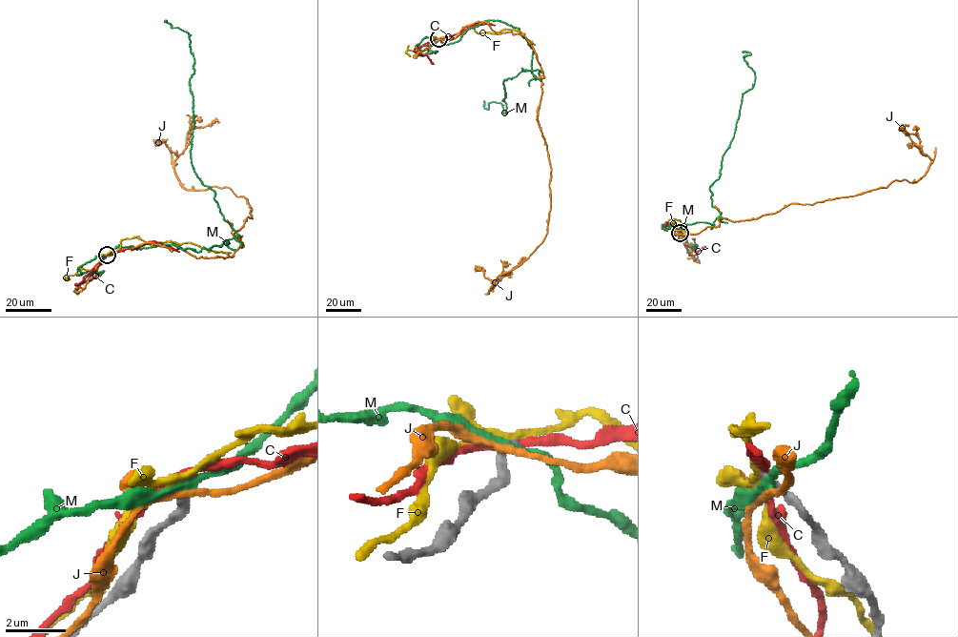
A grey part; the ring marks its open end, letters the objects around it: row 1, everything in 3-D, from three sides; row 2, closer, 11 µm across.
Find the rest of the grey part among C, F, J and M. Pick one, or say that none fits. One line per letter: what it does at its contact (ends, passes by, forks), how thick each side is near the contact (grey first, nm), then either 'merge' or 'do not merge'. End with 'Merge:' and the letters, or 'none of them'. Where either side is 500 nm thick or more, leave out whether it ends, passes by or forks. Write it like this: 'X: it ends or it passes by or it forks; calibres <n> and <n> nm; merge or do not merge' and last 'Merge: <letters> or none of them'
C: it passes by; calibres 240 and 240 nm; do not merge
F: it forks; calibres 240 and 240 nm; do not merge
J: it passes by; calibres 320 and 220 nm; do not merge
M: it passes by; calibres 280 and 260 nm; do not merge
Merge: none of them

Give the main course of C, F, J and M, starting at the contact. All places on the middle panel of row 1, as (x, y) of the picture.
C: (438, 38), (461, 33), (471, 26), (495, 25)
F: (438, 38), (455, 38), (466, 27), (478, 33), (514, 30), (535, 45)
J: (438, 39), (485, 22), (522, 34), (540, 66), (547, 233), (490, 290), (524, 258)
M: (438, 39), (455, 43), (484, 21), (519, 29), (540, 77), (521, 68), (503, 80), (506, 113), (483, 100)

